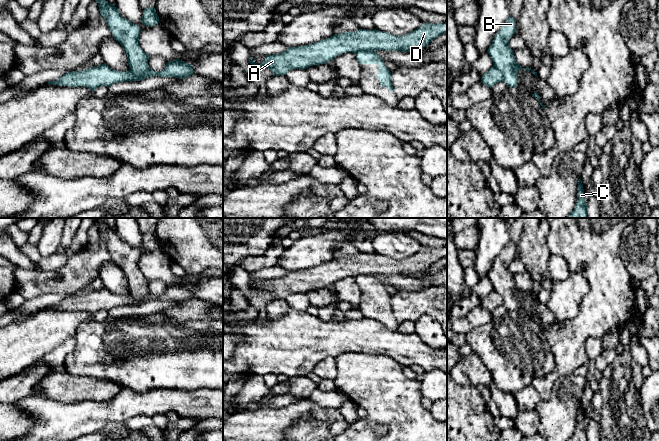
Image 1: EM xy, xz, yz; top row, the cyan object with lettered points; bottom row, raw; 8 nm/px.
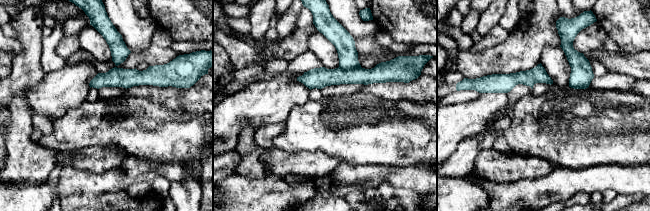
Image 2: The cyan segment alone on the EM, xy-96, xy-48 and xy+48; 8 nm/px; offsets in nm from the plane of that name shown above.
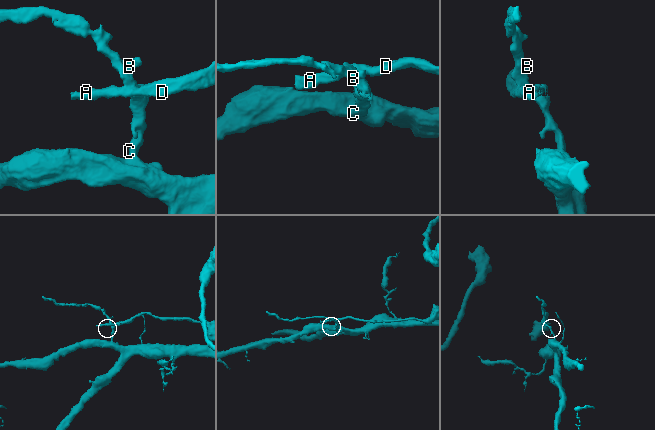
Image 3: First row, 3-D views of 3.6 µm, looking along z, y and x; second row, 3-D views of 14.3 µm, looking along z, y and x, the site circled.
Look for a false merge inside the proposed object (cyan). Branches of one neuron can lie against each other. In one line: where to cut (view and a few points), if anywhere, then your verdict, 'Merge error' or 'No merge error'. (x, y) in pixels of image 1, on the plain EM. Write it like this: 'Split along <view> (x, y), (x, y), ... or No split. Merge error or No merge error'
Split along xz (374, 274), (358, 274), (355, 277). Merge error

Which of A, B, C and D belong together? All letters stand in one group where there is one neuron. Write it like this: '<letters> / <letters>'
A D / B C

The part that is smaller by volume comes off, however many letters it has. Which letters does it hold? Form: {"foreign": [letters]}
{"foreign": ["A", "D"]}

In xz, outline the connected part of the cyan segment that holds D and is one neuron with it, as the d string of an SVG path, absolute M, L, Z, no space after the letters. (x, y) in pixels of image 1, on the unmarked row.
M424 247L416 254L403 260L395 260L380 254L359 253L355 256L334 258L314 268L289 271L280 278L267 279L260 288L252 281L249 287L269 292L274 300L286 299L291 293L307 293L313 289L326 288L342 277L359 274L385 274L411 276L427 270L436 261L447 258L447 247Z

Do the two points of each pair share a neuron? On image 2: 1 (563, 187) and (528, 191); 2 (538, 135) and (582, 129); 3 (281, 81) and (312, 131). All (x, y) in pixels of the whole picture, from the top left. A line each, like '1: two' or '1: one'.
1: one
2: one
3: two

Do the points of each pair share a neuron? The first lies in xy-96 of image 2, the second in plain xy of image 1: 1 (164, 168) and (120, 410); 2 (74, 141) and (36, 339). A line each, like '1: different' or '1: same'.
1: same
2: different

